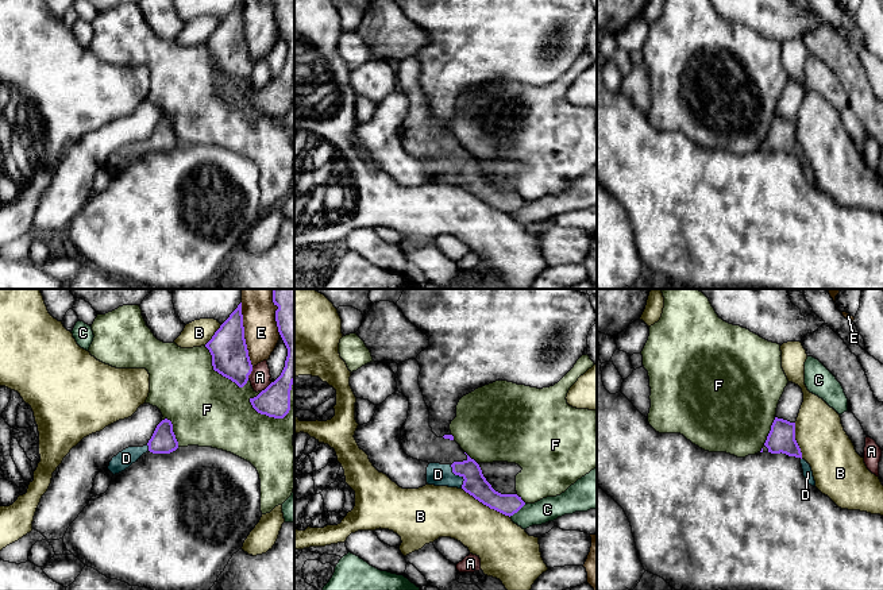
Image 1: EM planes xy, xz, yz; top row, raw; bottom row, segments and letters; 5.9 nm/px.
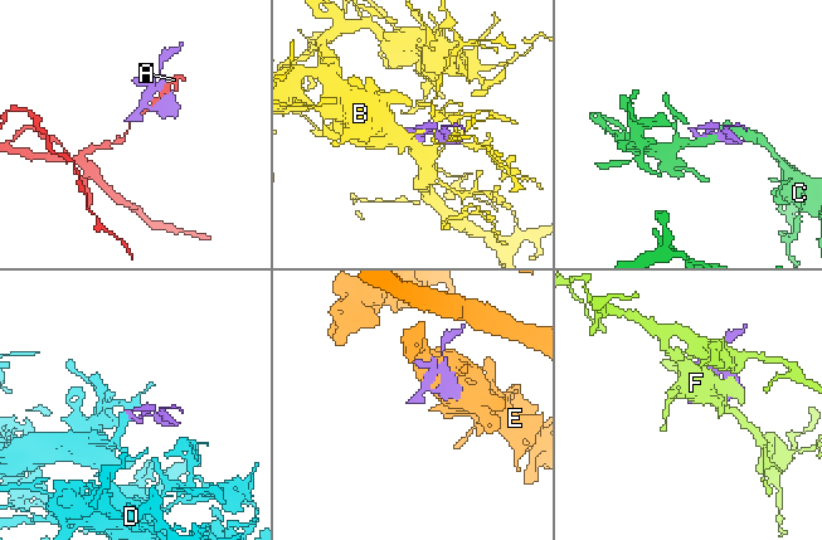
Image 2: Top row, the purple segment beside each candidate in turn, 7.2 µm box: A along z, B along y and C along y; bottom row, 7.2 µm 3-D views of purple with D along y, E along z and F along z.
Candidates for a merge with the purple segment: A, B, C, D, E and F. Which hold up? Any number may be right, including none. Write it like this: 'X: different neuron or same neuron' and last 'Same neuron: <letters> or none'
A: different neuron
B: different neuron
C: different neuron
D: same neuron
E: different neuron
F: different neuron
Same neuron: D

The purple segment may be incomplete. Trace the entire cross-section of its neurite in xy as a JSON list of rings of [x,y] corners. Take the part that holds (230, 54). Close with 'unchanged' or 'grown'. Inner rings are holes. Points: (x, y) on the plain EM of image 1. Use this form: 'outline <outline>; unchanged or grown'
outline [[[242,0],[205,42],[213,68],[243,85],[252,69],[244,36]]]; unchanged

